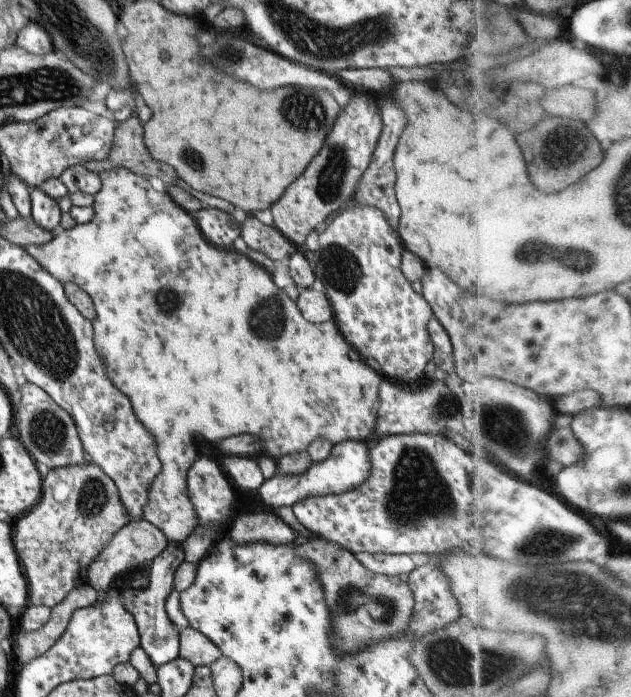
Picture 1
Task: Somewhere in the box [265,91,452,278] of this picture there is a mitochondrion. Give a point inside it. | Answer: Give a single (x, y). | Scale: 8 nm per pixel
(333, 175)

